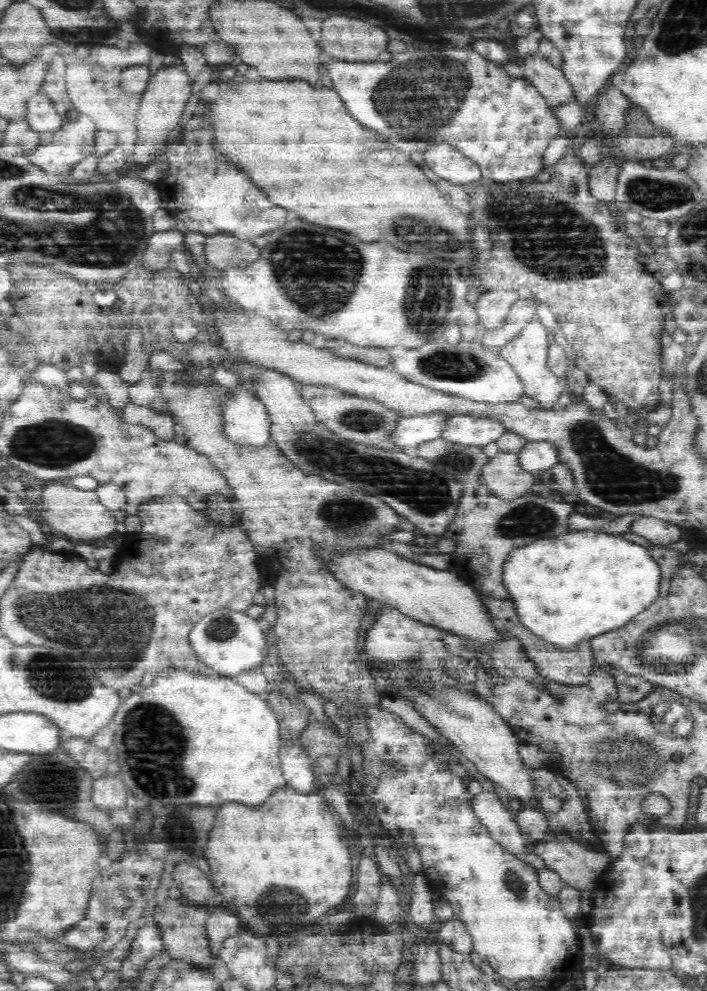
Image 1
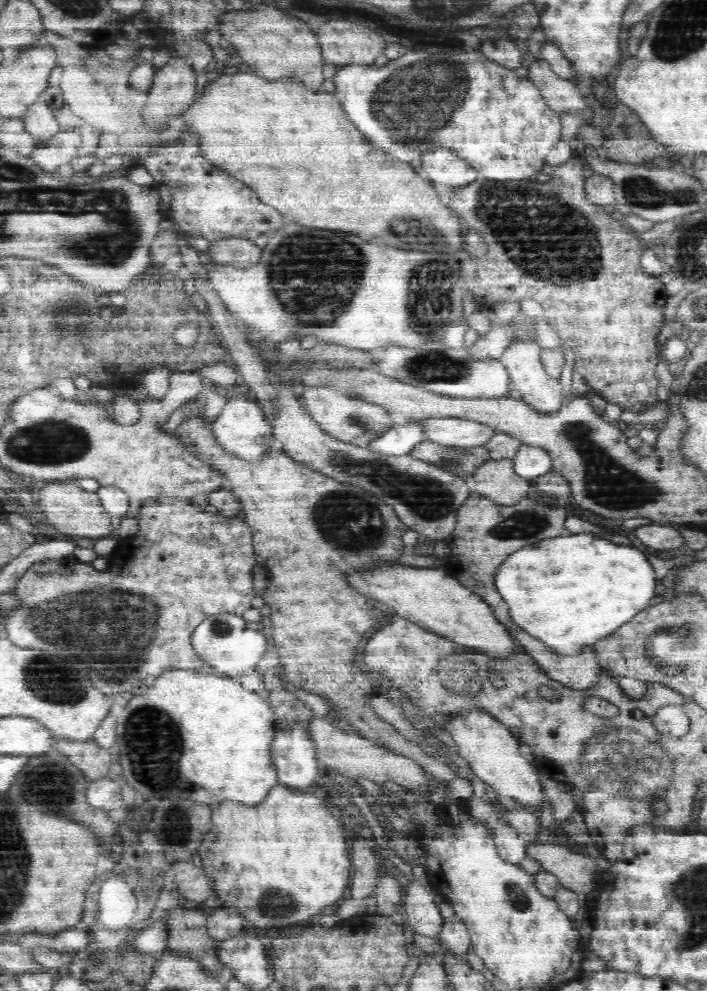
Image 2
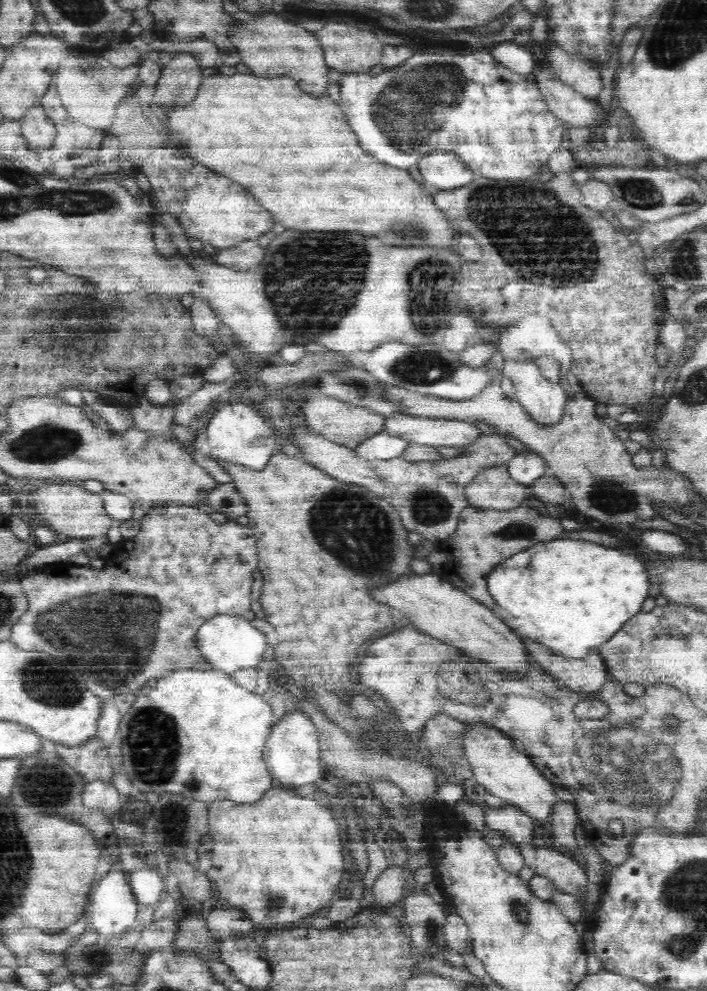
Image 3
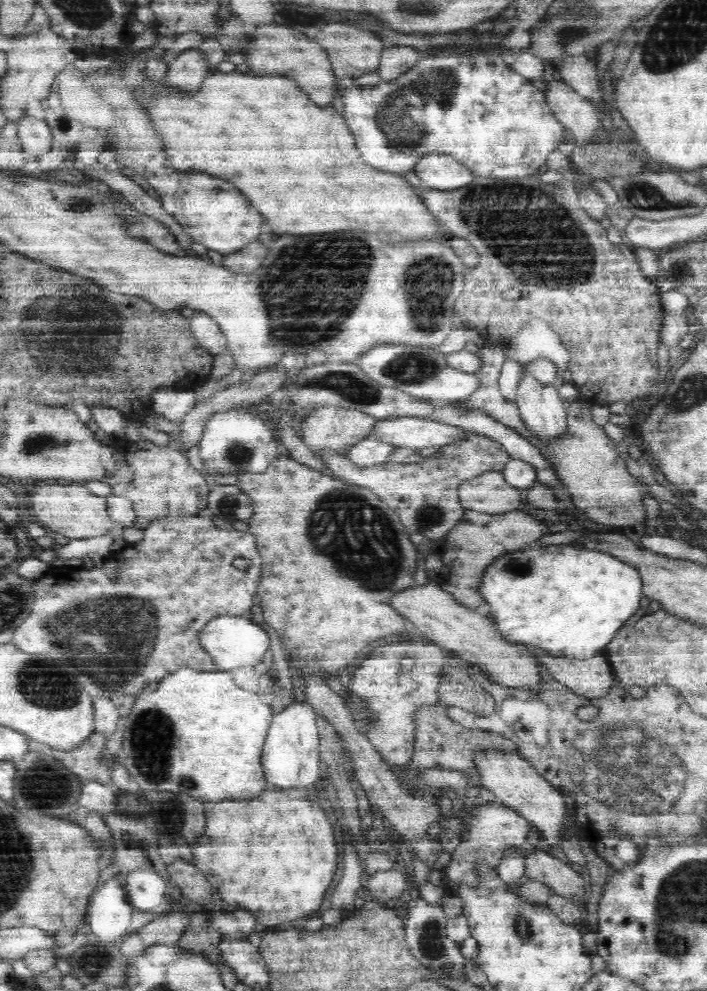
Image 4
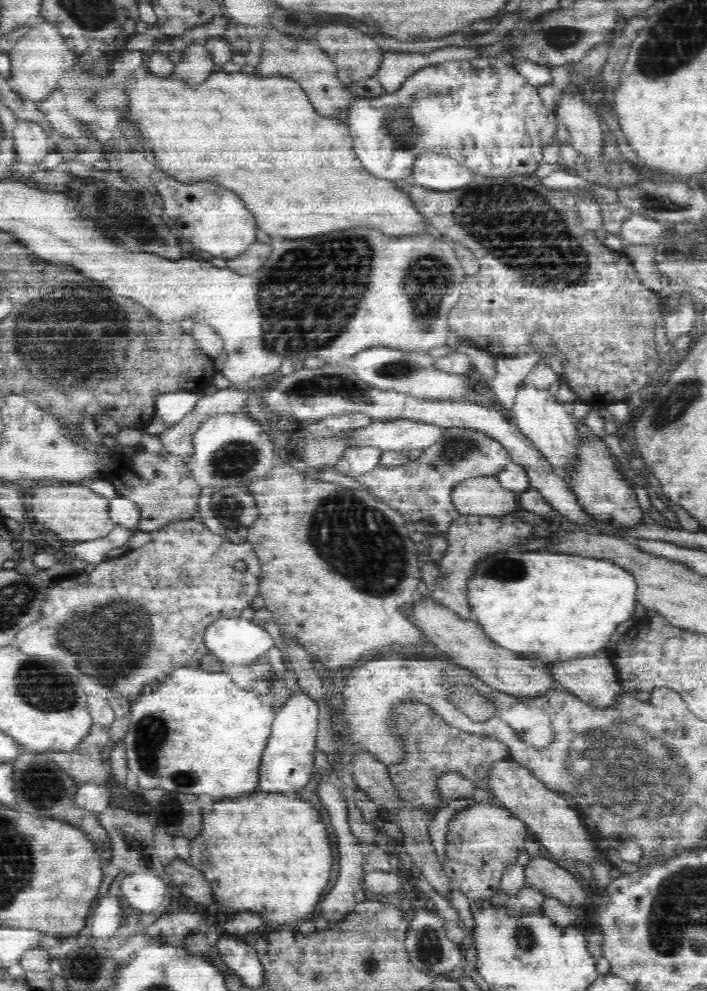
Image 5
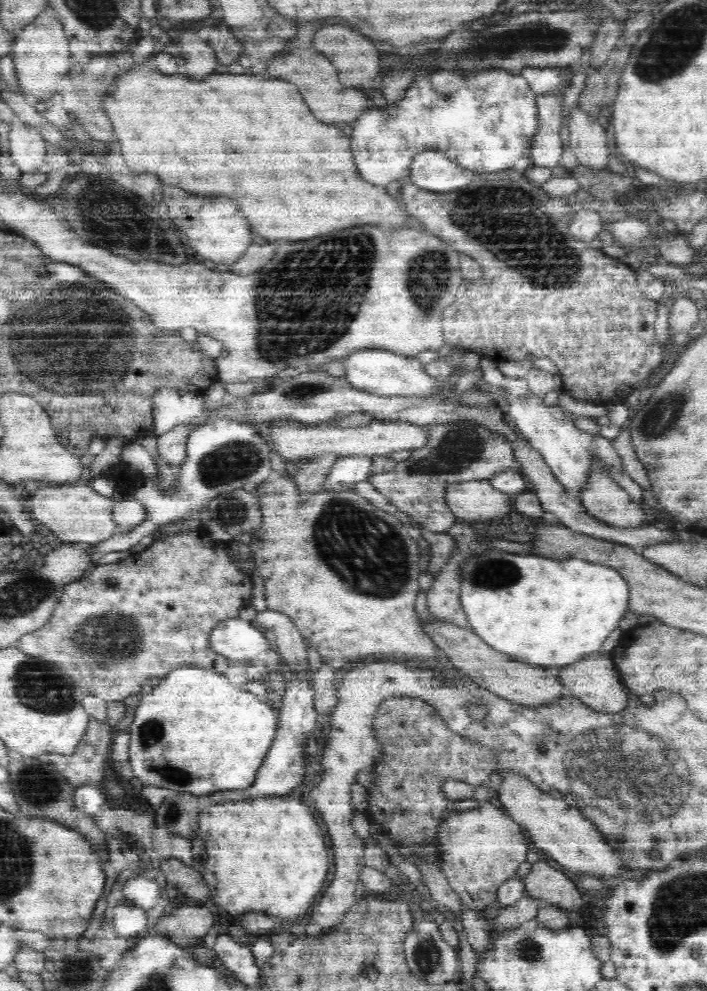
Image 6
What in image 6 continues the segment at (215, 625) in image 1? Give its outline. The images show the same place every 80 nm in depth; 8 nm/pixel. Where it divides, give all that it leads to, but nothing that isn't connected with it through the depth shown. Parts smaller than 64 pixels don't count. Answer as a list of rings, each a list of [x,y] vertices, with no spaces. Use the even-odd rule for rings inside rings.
[[[240,617],[222,620],[210,632],[210,648],[225,660],[234,664],[246,662],[260,652],[274,648],[264,637],[264,630]]]

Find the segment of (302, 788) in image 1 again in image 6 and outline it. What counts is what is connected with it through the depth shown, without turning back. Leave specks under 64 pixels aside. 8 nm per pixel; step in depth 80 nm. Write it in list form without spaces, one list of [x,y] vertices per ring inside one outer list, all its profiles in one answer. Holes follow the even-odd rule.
[[[292,672],[290,680],[285,684],[285,692],[282,697],[282,708],[278,712],[278,726],[276,726],[276,738],[272,748],[268,750],[256,780],[247,788],[242,790],[223,790],[208,795],[212,804],[228,802],[228,800],[258,798],[258,796],[274,796],[274,794],[286,794],[286,790],[296,788],[304,778],[304,740],[312,734],[318,718],[317,710],[314,708],[314,689],[306,677],[300,677],[298,673]]]

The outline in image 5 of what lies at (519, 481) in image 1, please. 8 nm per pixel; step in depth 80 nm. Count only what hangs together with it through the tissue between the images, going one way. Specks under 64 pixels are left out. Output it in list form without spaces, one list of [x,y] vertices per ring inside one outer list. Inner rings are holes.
[[[495,476],[467,478],[452,490],[452,505],[461,514],[502,516],[516,511],[519,493],[500,485]]]

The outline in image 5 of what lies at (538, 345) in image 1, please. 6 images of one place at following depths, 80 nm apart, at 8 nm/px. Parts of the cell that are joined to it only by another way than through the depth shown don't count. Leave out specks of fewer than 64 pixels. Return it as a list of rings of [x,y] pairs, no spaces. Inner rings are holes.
[[[526,386],[516,395],[514,404],[510,409],[514,424],[535,446],[535,448],[548,460],[552,469],[563,478],[571,467],[575,466],[576,446],[579,445],[579,433],[575,427],[575,420],[568,416],[570,406],[552,400],[548,389],[540,390],[536,386]]]

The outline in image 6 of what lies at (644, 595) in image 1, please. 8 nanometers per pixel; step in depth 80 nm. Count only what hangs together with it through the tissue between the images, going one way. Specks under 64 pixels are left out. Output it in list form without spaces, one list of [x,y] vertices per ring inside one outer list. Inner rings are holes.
[[[500,549],[470,556],[463,567],[460,599],[472,627],[494,650],[518,662],[548,666],[553,670],[578,662],[602,649],[604,640],[618,627],[629,608],[629,588],[618,571],[580,558],[562,560],[542,555],[518,555]]]

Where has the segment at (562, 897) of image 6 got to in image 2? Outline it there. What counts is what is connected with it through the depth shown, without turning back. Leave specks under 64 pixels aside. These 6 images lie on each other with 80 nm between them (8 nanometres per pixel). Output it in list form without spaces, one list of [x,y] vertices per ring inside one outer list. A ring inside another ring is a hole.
[[[561,842],[529,843],[527,856],[541,863],[542,869],[556,875],[562,887],[581,895],[589,892],[594,885],[595,876],[602,874],[613,863],[604,854],[592,857],[588,852],[574,852]]]

